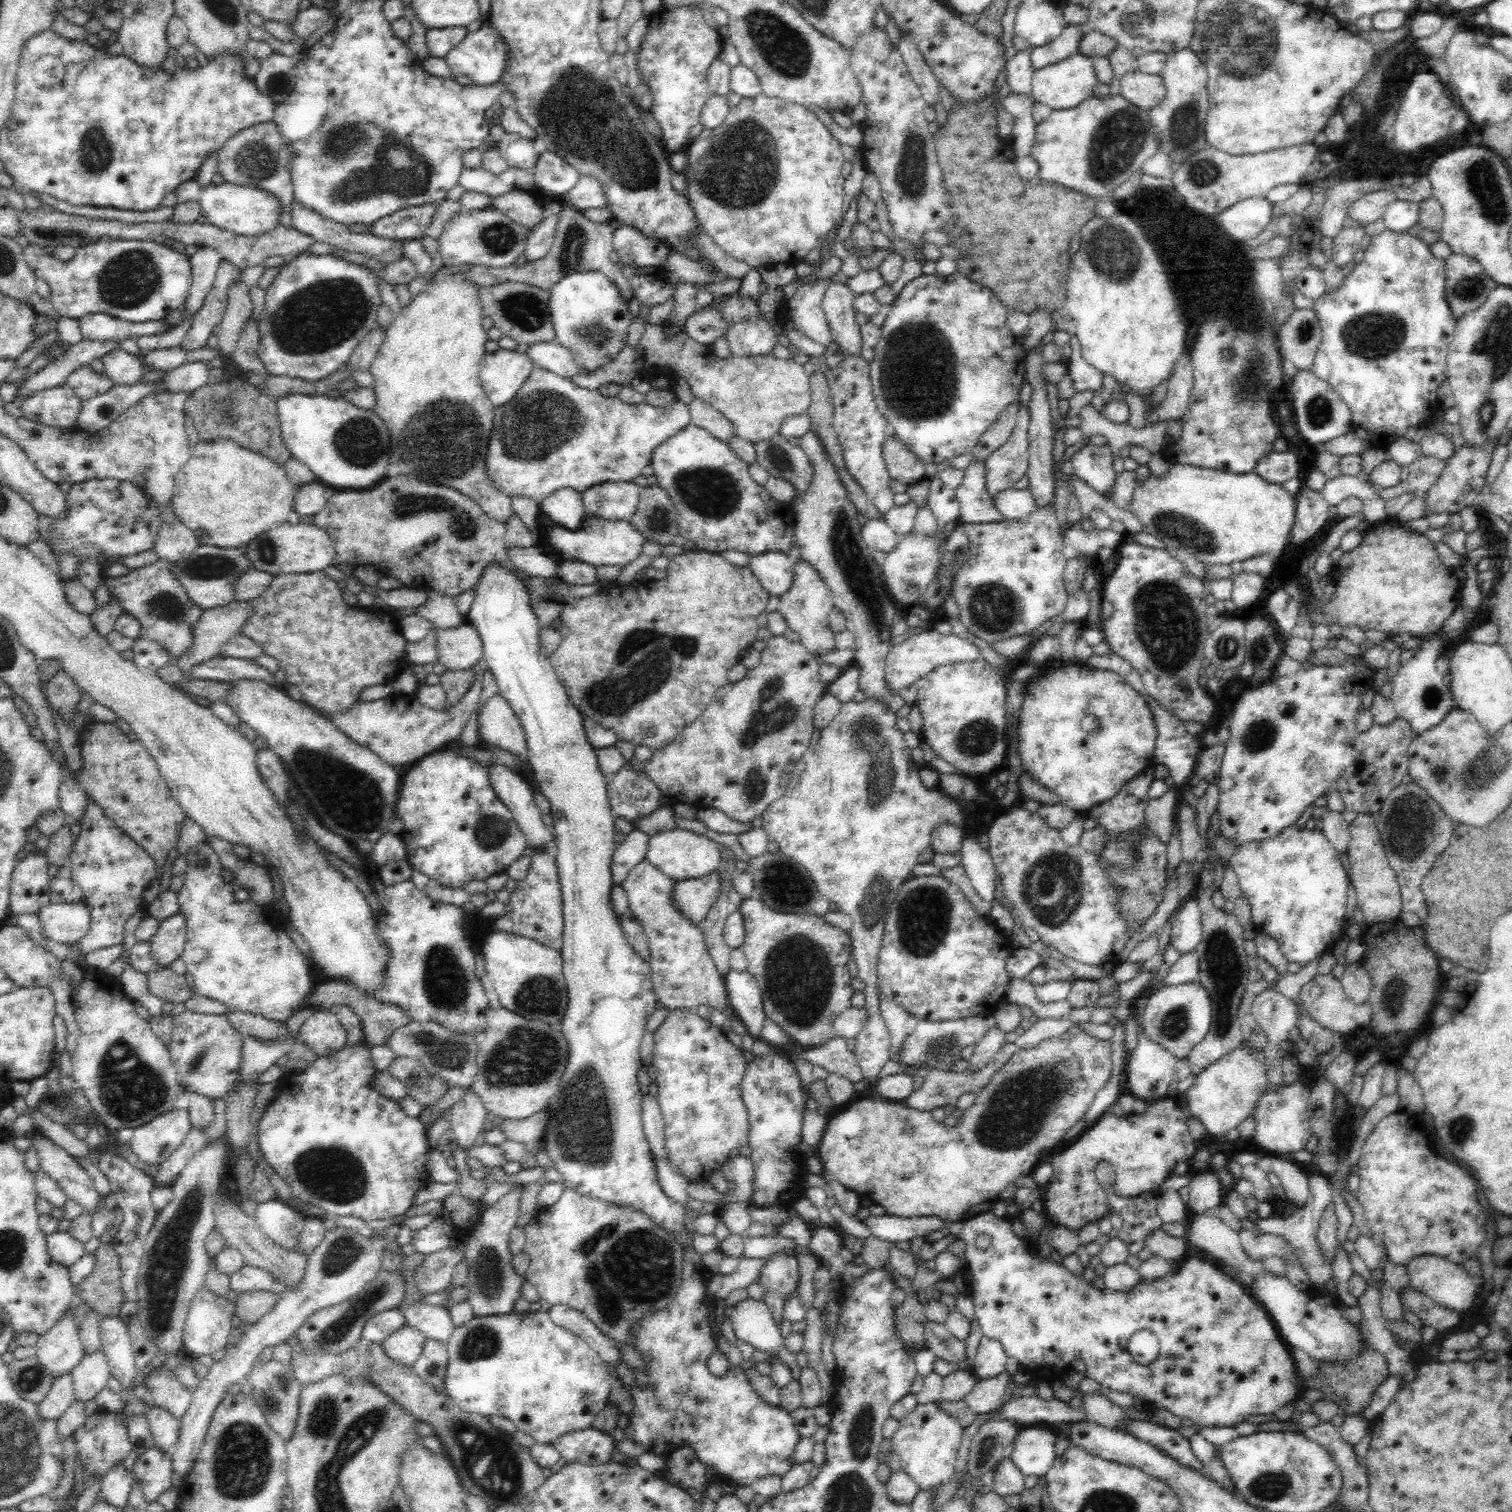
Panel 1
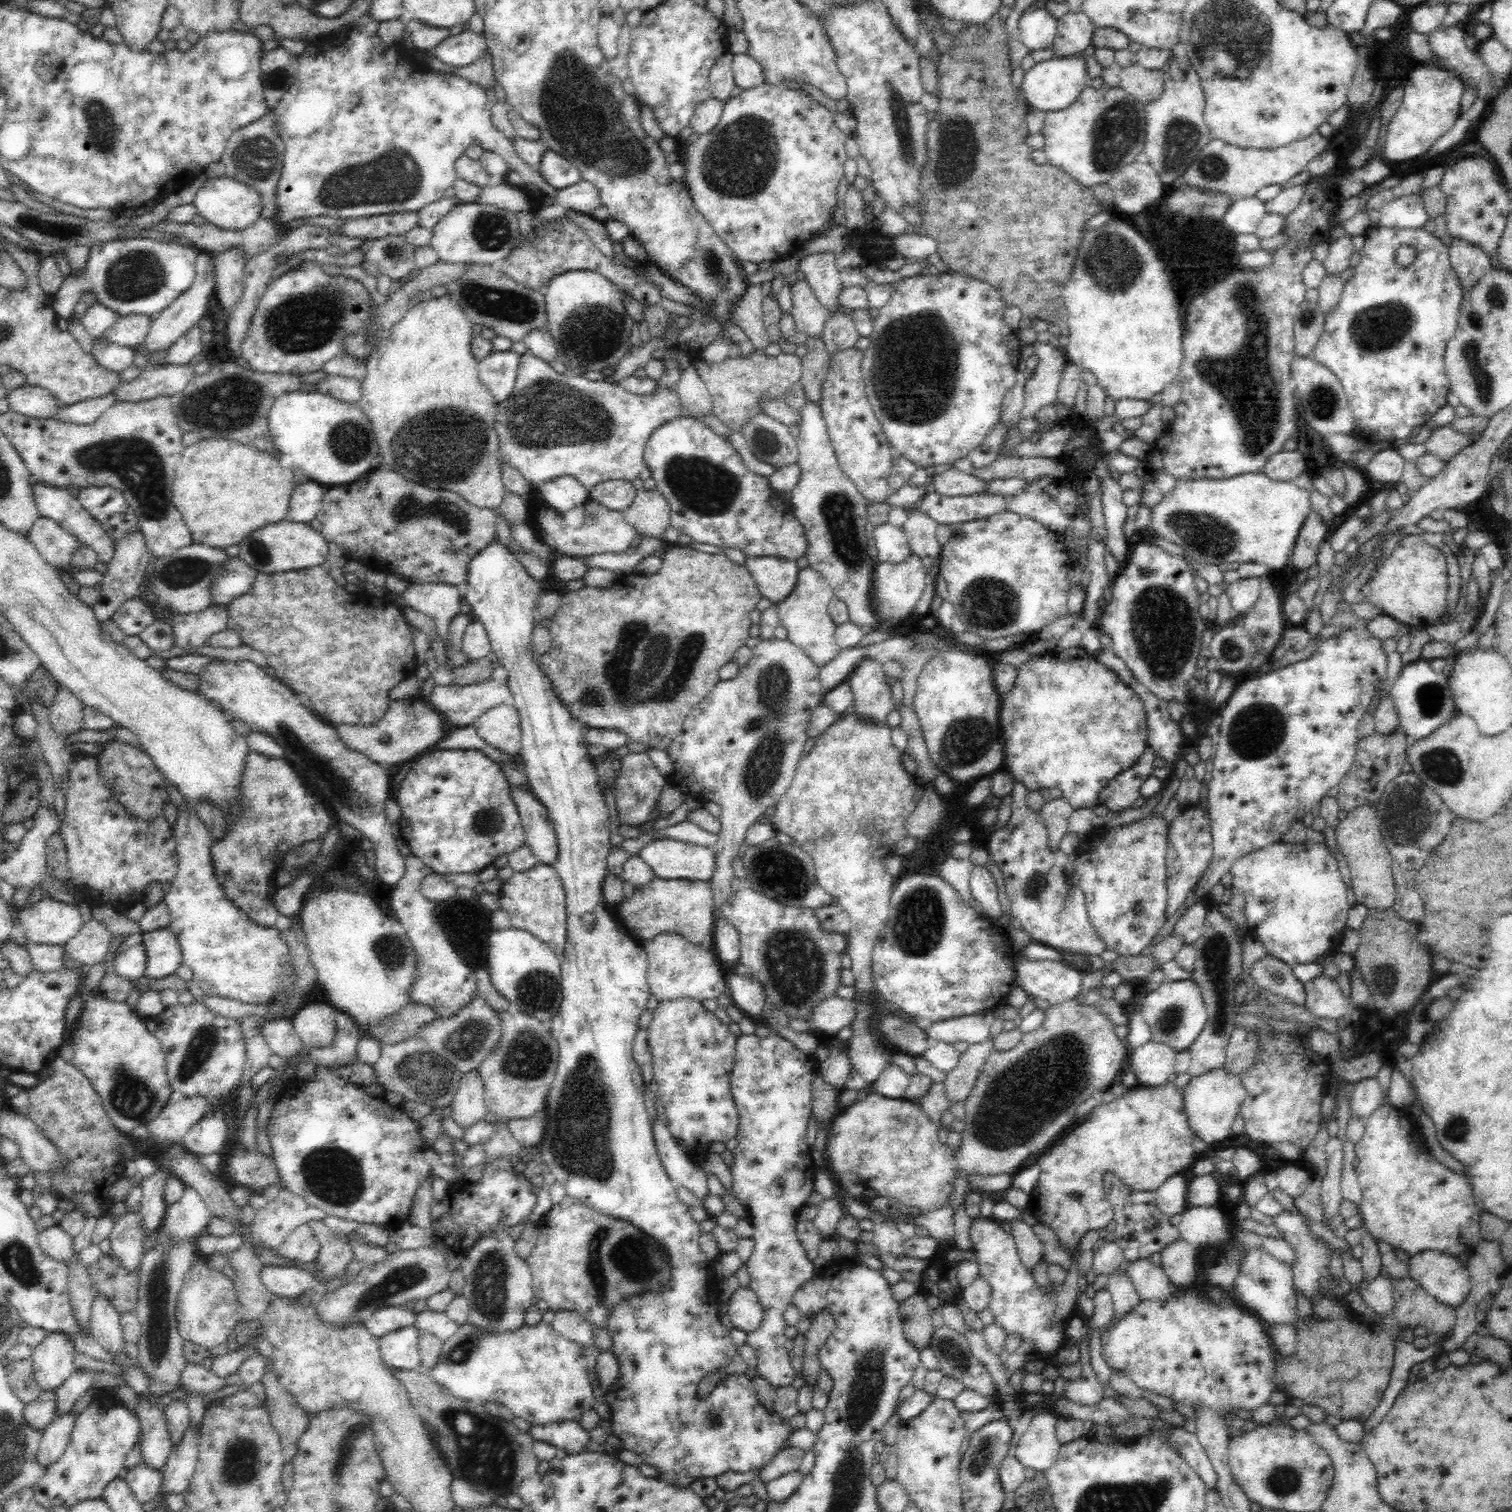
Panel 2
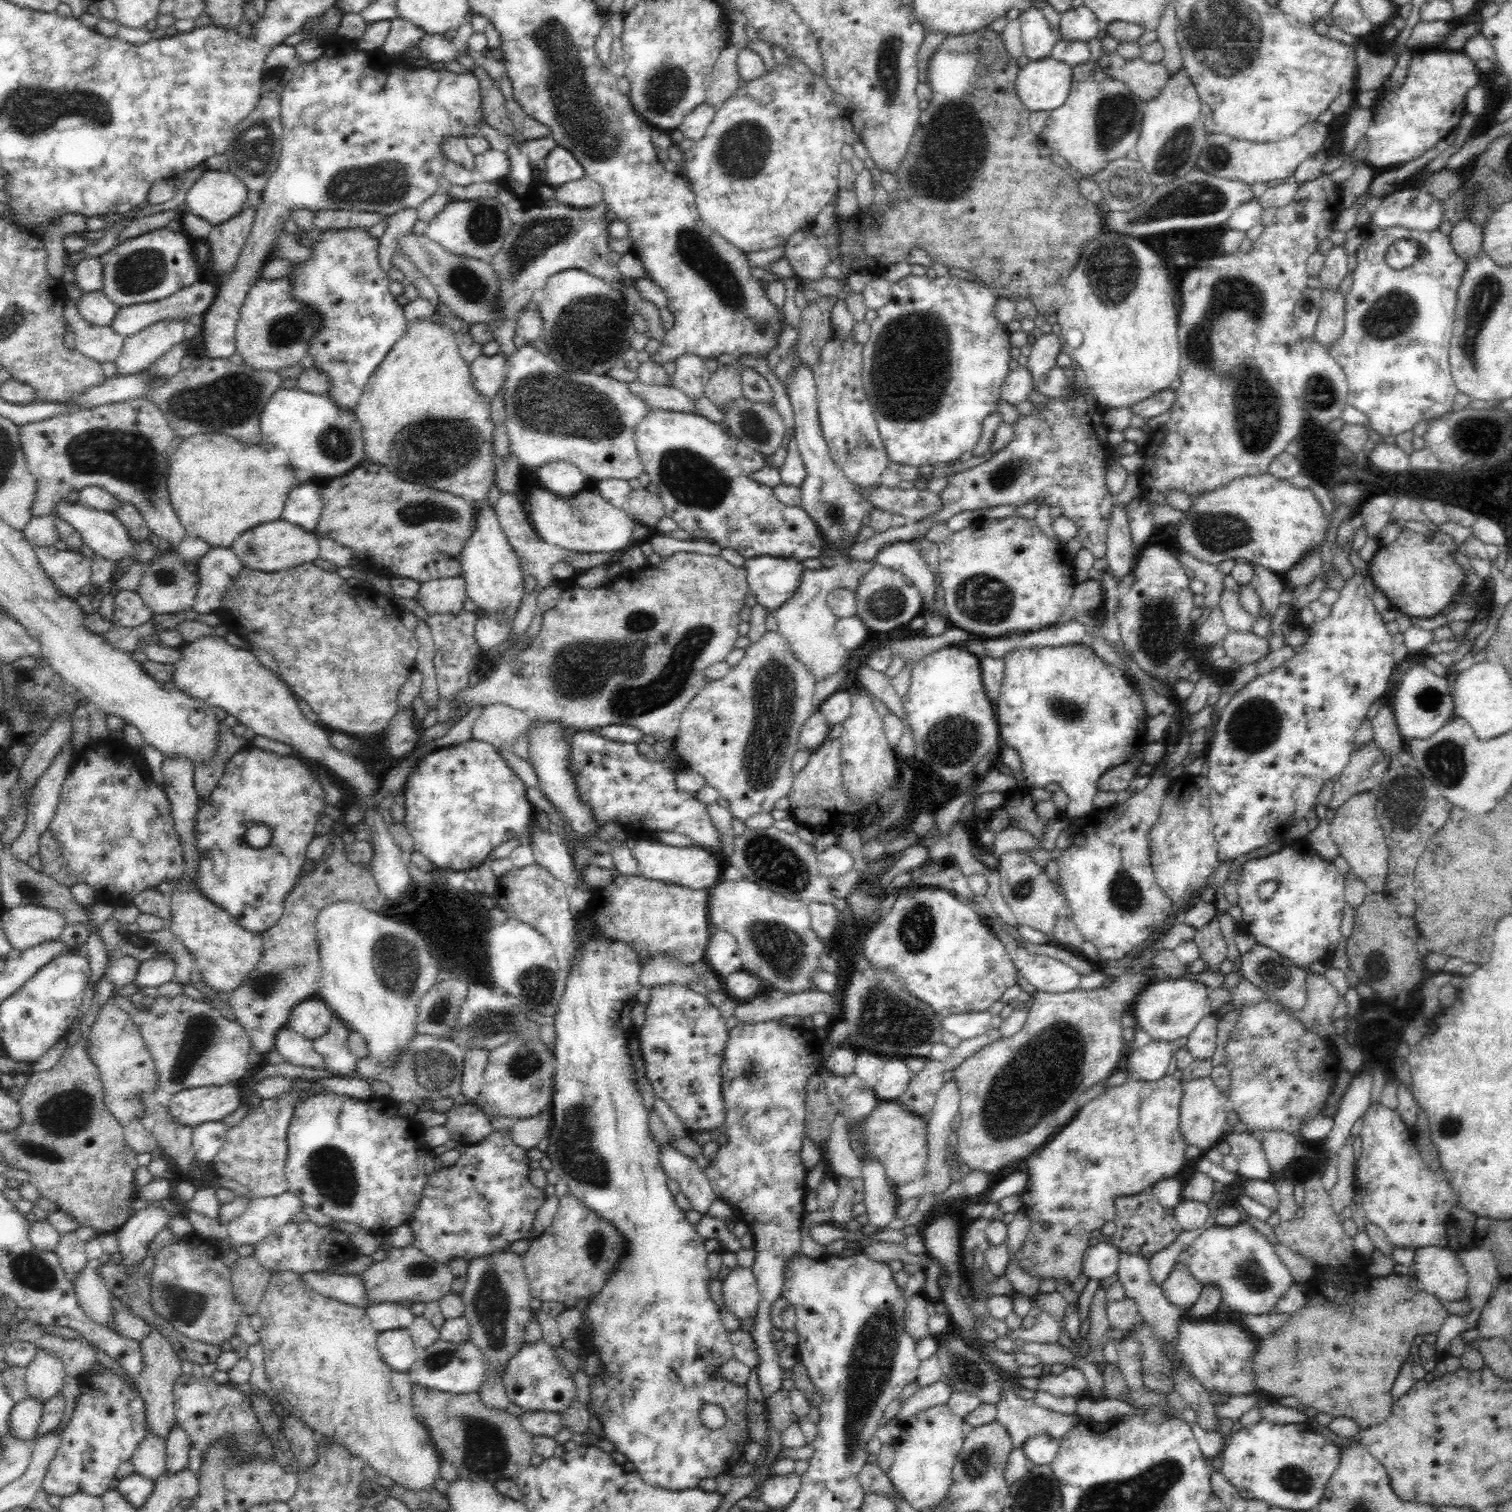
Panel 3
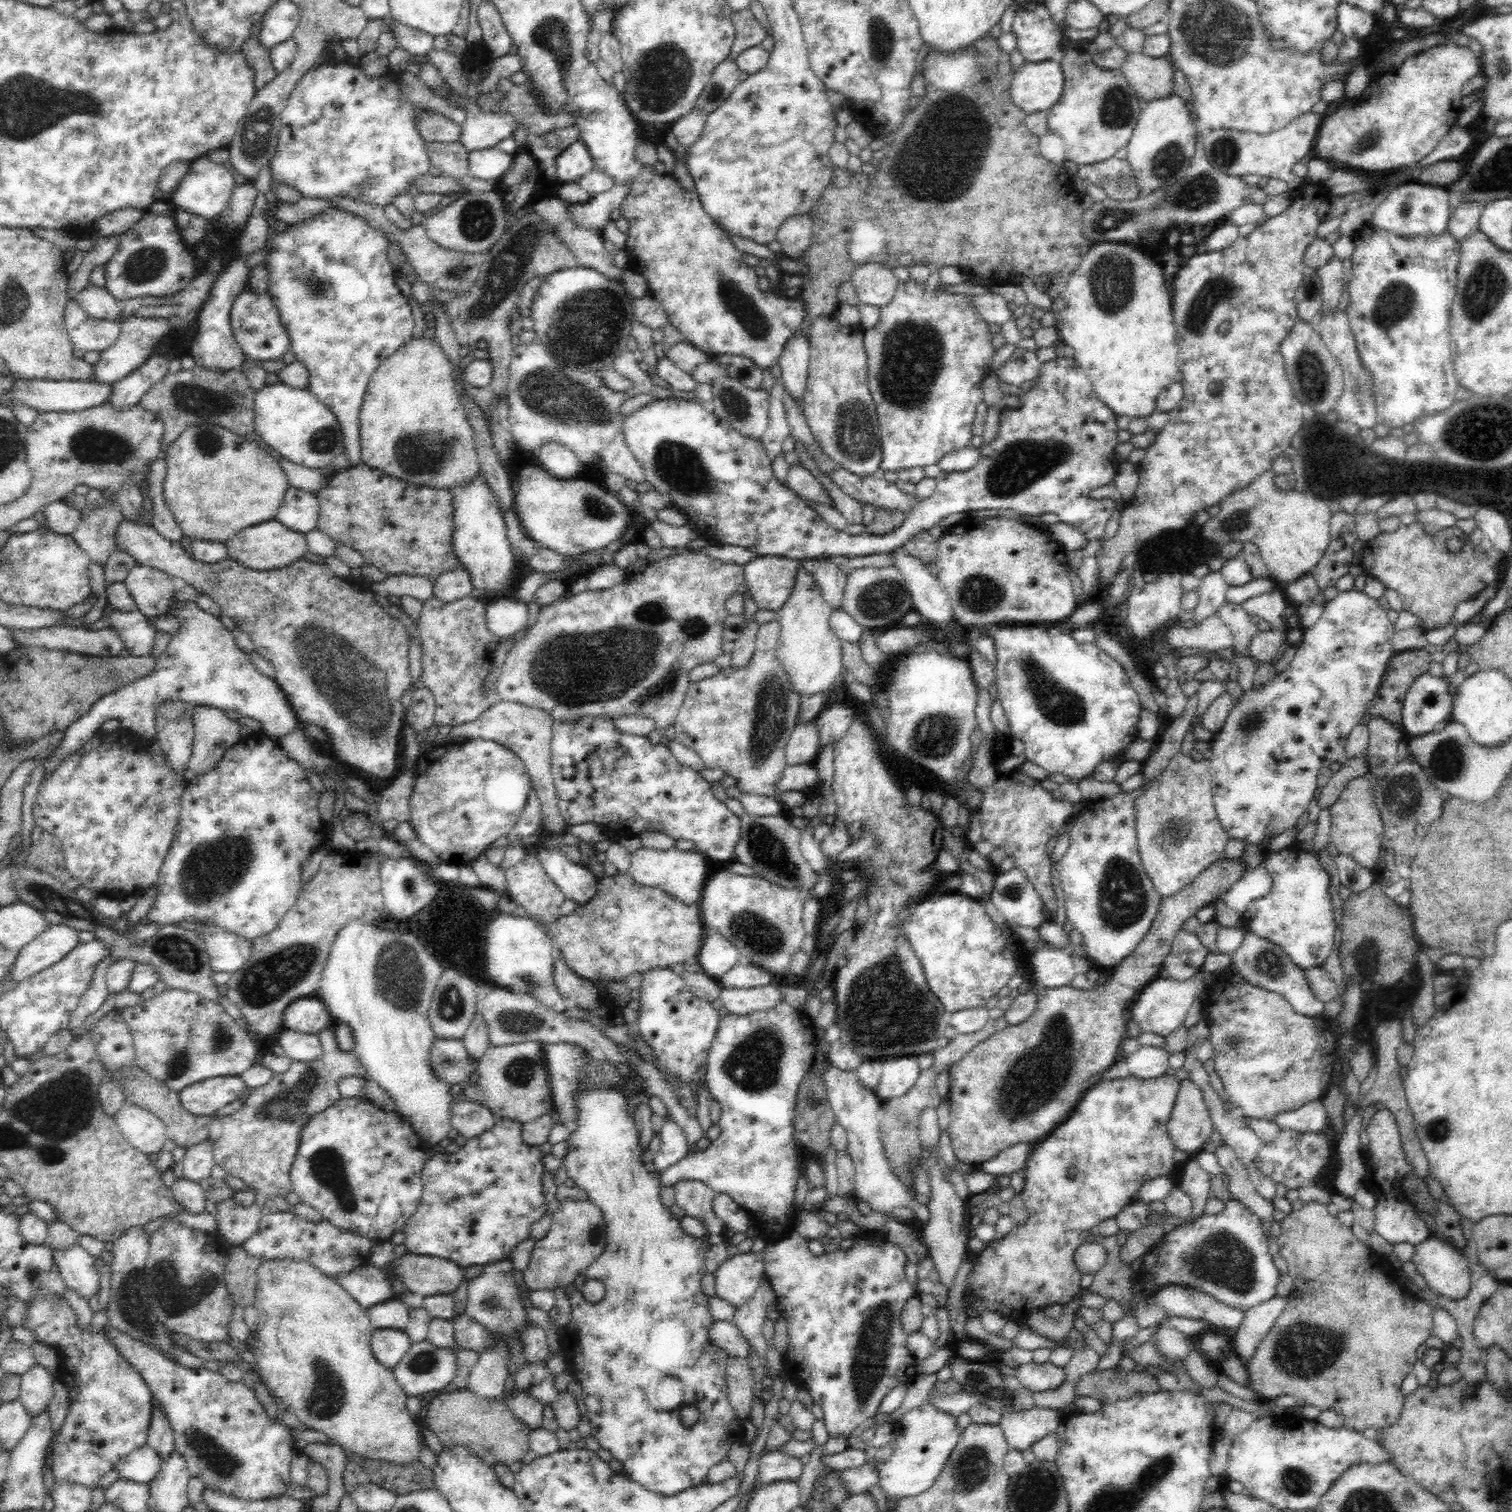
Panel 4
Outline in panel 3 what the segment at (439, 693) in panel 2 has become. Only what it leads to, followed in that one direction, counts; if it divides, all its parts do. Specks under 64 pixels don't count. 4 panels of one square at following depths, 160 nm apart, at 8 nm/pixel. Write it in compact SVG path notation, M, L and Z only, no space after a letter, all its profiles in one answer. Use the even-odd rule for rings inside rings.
M675 552L671 556L664 558L656 567L644 566L636 570L627 571L624 576L616 580L612 580L602 587L598 588L582 588L578 585L566 588L561 593L560 600L554 608L542 613L542 629L538 636L530 639L529 646L515 655L510 661L501 663L496 667L492 676L480 679L474 688L464 688L462 692L458 692L458 702L450 704L452 712L448 720L444 723L435 723L433 727L423 729L418 738L418 746L420 748L427 742L442 738L454 724L454 718L460 712L462 705L470 703L472 707L481 705L483 708L487 705L504 704L512 709L526 712L532 721L538 719L543 721L560 723L564 728L574 727L576 729L597 729L608 724L625 724L633 726L641 730L646 739L664 740L673 739L679 730L679 720L688 704L696 697L702 688L705 688L709 679L705 676L706 670L715 663L726 661L728 654L735 648L736 640L739 638L739 625L741 624L740 610L744 606L744 598L748 596L750 589L747 581L747 570L744 567L736 567L724 560L720 555L706 555L694 552Z

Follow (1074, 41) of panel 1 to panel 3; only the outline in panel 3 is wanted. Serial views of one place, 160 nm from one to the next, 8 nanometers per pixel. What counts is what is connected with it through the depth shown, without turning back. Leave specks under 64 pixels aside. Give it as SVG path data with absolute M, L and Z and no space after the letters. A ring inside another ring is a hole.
M1086 6L1072 7L1061 13L1059 20L1059 40L1081 40L1088 42L1100 32L1102 24Z

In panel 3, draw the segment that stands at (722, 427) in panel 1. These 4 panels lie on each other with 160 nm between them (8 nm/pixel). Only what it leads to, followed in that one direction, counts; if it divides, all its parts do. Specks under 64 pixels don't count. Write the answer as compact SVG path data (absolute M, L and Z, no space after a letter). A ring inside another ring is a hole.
M684 354L674 361L675 374L672 376L672 386L679 388L688 398L700 398L705 394L705 359L695 354Z

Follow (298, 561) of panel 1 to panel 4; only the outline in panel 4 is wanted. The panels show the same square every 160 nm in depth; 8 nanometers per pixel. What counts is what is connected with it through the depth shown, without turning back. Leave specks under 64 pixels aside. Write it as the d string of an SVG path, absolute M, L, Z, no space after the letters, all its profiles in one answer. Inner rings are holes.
M275 518L243 528L232 538L225 540L224 544L226 549L228 549L230 559L238 561L238 563L243 564L246 568L259 571L287 567L288 564L302 559L308 551L305 533L290 530Z

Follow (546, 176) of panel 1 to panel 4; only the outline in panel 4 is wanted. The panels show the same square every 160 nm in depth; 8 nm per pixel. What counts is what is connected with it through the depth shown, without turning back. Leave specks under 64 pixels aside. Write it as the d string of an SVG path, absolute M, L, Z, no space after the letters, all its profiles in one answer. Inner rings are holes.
M578 140L564 149L556 158L556 180L564 183L574 183L596 167L590 150Z

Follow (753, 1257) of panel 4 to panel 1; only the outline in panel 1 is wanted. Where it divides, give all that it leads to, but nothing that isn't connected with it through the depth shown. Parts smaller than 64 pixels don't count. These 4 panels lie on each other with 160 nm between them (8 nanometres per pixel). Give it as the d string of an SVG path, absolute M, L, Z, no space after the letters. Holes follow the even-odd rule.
M751 1297L736 1303L727 1313L737 1340L743 1340L760 1352L778 1353L785 1338L774 1321L774 1315L764 1300Z

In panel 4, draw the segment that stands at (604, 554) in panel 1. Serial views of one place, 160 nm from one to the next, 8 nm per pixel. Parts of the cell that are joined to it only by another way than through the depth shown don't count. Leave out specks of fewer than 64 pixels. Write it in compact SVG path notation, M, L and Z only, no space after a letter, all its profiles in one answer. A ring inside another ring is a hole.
M526 464L510 480L514 491L514 511L524 533L536 544L559 552L566 558L604 548L622 536L632 523L632 511L601 483L581 474L574 478L556 478L539 464Z

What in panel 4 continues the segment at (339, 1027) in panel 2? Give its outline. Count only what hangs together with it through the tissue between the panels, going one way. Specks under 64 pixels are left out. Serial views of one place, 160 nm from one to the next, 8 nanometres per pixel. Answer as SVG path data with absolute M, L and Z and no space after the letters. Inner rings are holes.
M333 1026L321 1030L318 1034L323 1053L312 1061L293 1061L290 1068L282 1074L272 1074L272 1080L264 1086L258 1086L250 1090L250 1093L242 1100L242 1107L229 1116L214 1119L209 1127L209 1139L213 1143L213 1158L226 1173L239 1178L248 1185L248 1189L256 1194L260 1200L268 1200L272 1196L285 1198L293 1192L290 1174L292 1163L296 1158L298 1146L300 1146L300 1132L304 1130L306 1122L324 1112L341 1097L338 1083L344 1076L363 1076L369 1078L364 1066L352 1051L343 1051L336 1043Z

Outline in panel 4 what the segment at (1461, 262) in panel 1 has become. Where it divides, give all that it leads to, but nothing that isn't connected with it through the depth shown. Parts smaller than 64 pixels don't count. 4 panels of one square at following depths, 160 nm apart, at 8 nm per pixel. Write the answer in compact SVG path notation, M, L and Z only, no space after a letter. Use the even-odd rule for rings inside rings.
M1460 202L1456 212L1450 216L1447 232L1459 243L1479 230L1479 219L1484 211L1485 203Z

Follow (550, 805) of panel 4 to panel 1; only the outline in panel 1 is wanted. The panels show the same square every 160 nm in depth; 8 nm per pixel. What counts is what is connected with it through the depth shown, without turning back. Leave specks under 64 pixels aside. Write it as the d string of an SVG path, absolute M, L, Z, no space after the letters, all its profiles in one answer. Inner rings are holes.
M498 693L478 713L479 738L500 749L528 758L526 737L520 719L510 704Z

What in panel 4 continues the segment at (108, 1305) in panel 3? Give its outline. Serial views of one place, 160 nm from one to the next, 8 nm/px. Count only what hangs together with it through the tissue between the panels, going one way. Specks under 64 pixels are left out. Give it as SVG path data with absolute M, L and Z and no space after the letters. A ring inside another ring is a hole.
M74 1244L68 1249L52 1249L54 1261L58 1265L66 1286L75 1290L82 1298L90 1300L99 1292L98 1270L92 1257L82 1246Z

